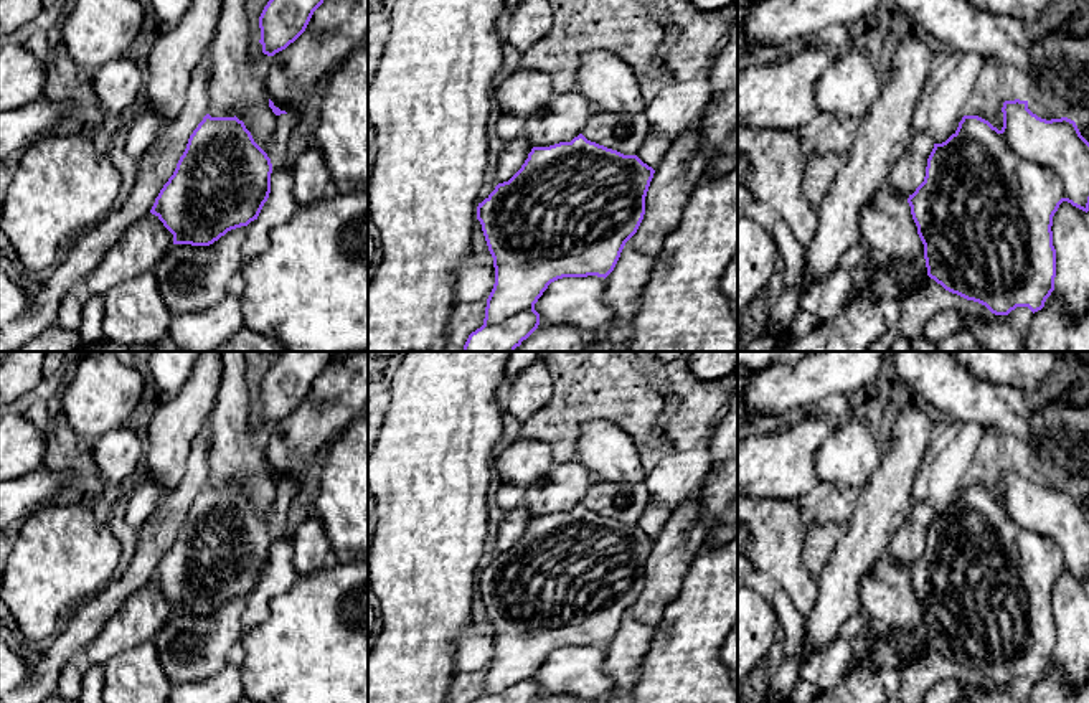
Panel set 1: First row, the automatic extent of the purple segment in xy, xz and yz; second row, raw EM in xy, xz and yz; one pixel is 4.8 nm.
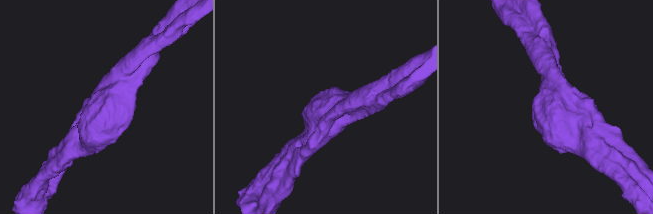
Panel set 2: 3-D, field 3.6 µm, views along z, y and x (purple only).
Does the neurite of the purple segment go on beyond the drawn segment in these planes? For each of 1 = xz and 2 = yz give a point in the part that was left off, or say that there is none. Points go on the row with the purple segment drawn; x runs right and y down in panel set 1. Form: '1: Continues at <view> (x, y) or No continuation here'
1: No continuation here
2: No continuation here

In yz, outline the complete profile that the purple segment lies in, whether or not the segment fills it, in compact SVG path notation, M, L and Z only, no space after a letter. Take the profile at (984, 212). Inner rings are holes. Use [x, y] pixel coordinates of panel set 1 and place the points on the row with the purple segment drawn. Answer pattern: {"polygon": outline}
{"polygon": "M1005 101L1002 112L1000 130L978 116L964 116L945 142L934 144L924 182L909 195L908 203L924 244L931 279L952 294L985 305L995 315L1008 315L1016 307L1028 307L1035 314L1054 290L1054 213L1063 201L1089 211L1089 142L1074 120L1041 119L1028 109L1028 101Z"}

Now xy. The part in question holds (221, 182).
{"polygon": "M206 114L188 139L173 175L150 210L173 234L173 244L210 246L228 231L257 219L271 193L272 163L244 122Z"}

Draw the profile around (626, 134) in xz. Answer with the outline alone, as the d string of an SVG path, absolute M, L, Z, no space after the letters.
M594 111L581 134L587 140L617 150L624 155L637 155L648 135L648 130L650 127L645 114L620 116Z

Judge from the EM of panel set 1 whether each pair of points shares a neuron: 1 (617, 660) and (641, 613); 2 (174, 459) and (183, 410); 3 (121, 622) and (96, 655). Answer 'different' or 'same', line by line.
1: same
2: same
3: same

